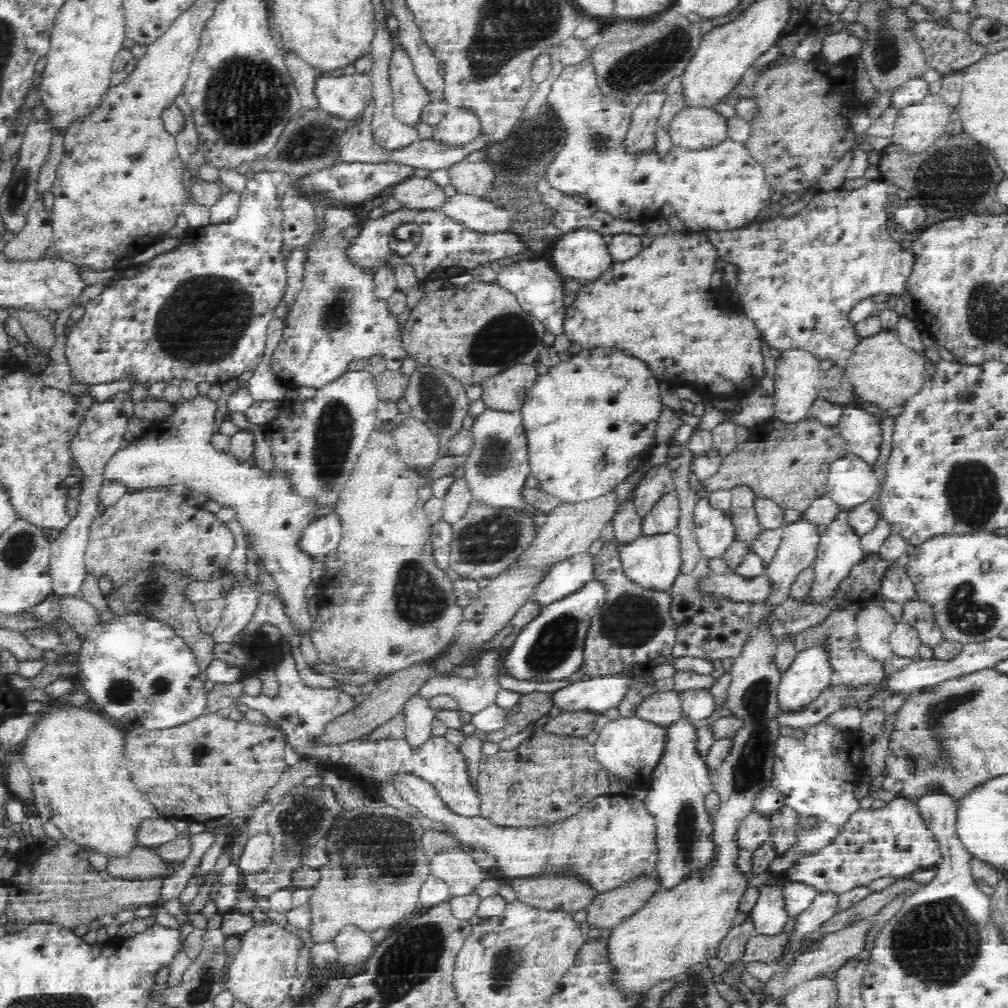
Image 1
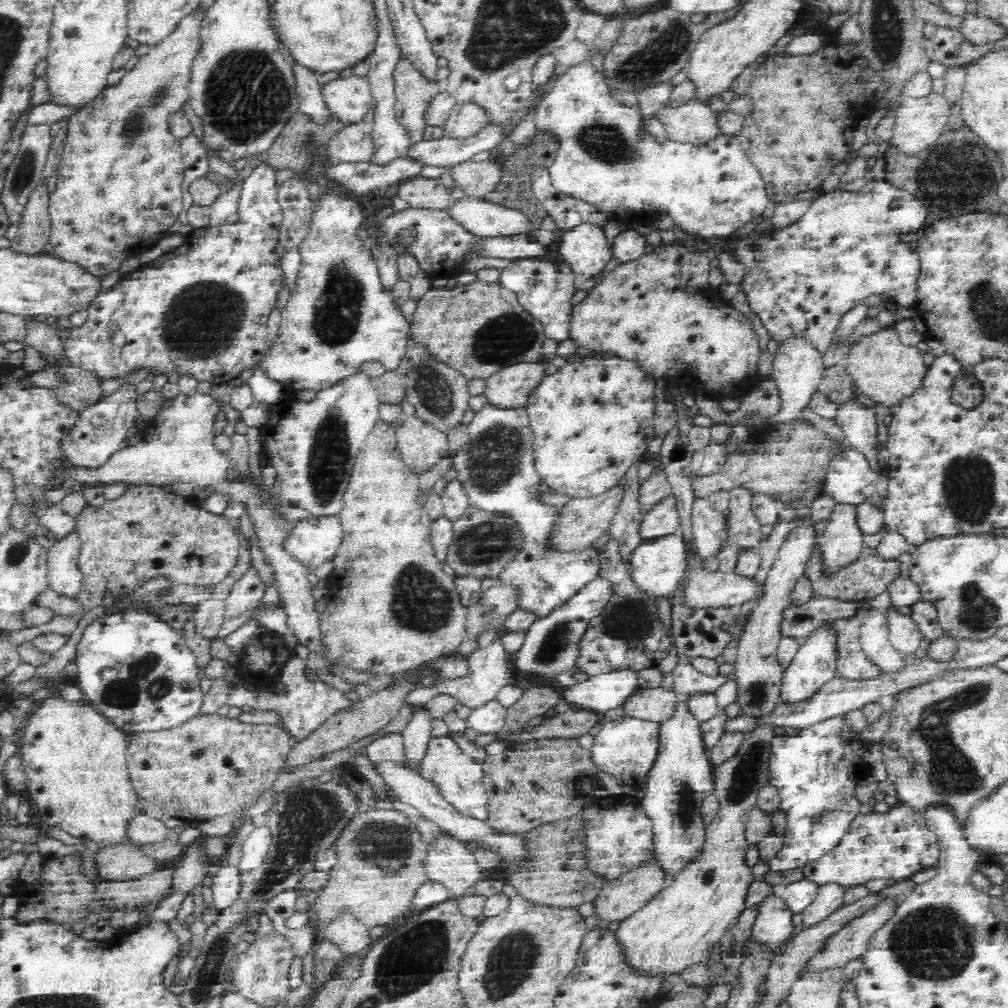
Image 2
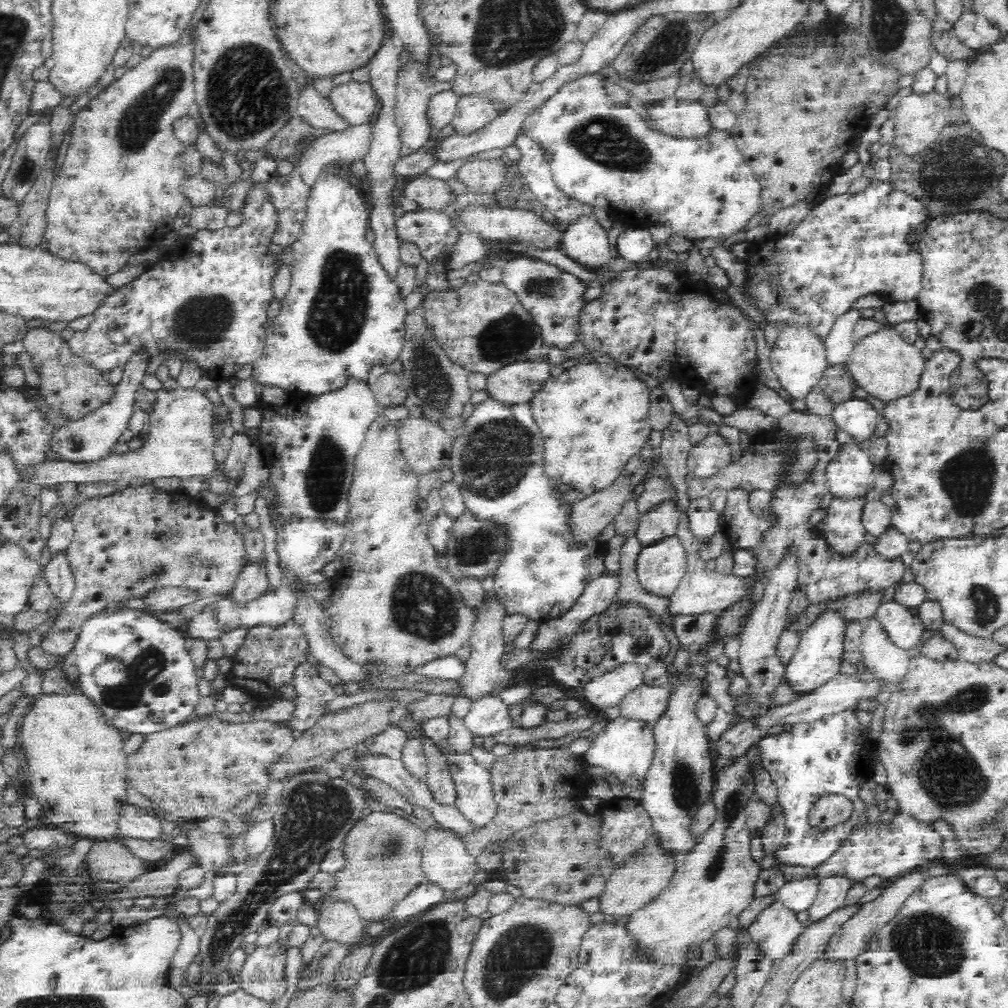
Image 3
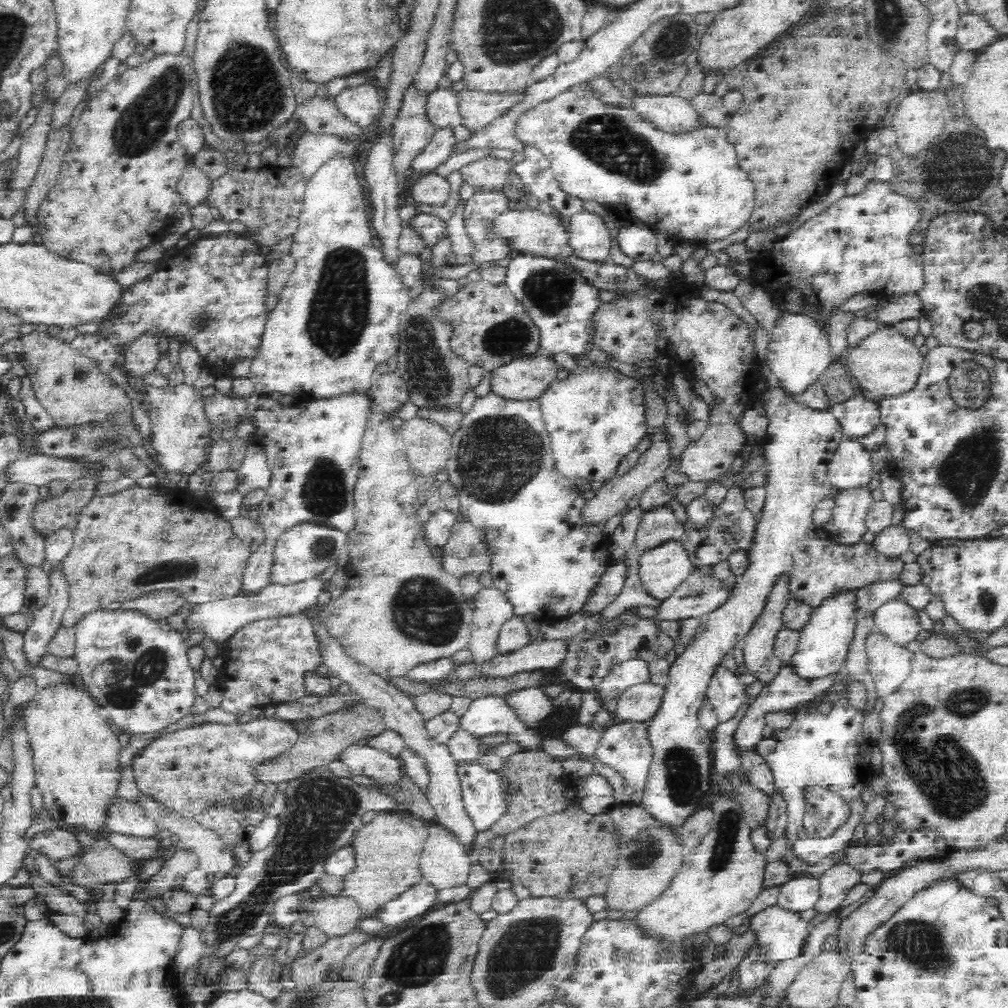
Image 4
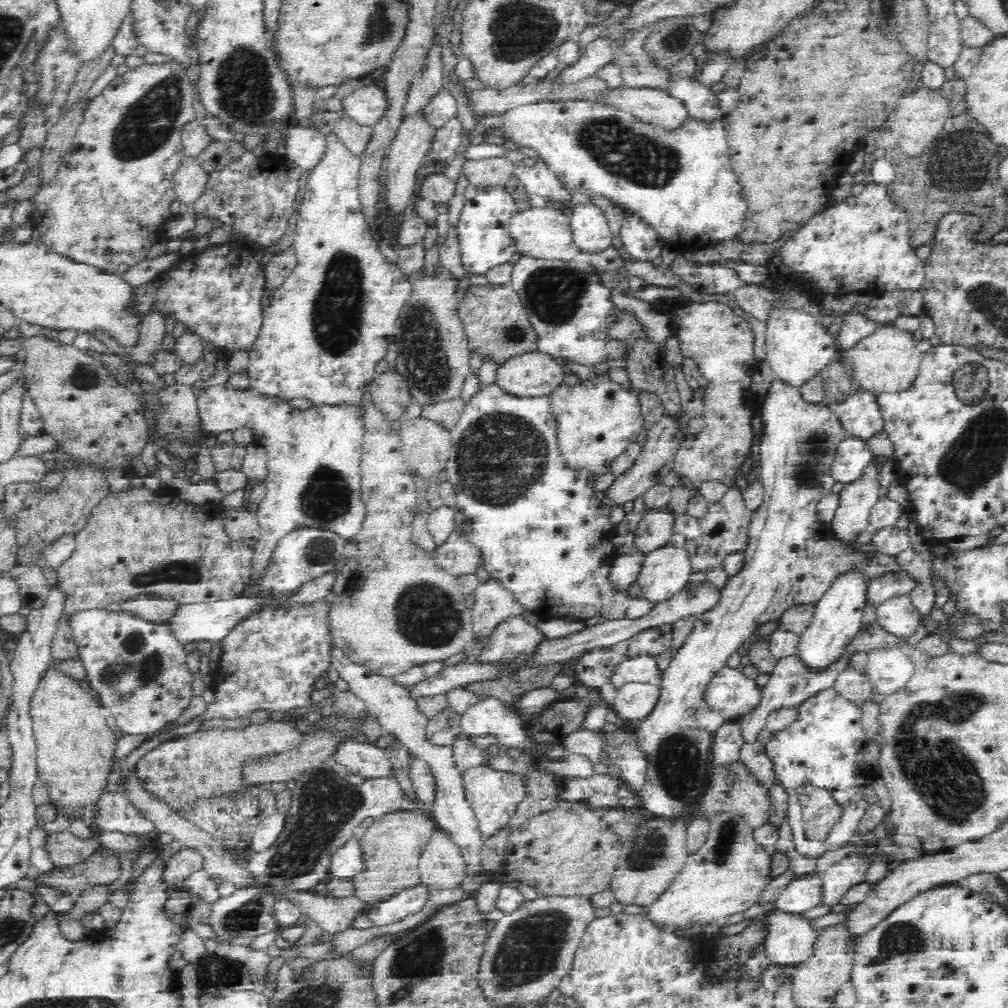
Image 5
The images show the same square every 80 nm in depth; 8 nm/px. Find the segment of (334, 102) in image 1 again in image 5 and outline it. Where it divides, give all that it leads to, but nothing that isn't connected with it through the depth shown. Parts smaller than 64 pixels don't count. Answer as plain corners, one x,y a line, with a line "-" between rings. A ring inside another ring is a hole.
375,85
356,89
342,100
342,109
360,126
376,126
388,110
386,89

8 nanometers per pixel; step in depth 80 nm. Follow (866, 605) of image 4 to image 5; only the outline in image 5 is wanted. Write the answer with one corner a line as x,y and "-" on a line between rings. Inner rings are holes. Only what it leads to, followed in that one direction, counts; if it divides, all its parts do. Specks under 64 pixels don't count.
898,569
875,577
868,582
868,606
877,608
884,600
910,595
918,582
906,570

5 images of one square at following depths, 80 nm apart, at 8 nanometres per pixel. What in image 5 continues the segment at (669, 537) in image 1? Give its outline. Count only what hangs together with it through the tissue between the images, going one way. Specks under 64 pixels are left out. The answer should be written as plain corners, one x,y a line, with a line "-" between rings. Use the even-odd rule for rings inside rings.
669,543
646,553
637,585
643,597
655,605
670,600
683,590
692,573
686,550

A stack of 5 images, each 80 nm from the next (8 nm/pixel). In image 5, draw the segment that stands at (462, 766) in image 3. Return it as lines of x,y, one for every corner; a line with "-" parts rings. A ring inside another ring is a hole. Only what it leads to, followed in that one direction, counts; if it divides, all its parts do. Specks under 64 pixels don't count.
483,764
463,774
463,788
466,799
476,813
483,841
486,841
496,835
499,829
509,826
510,820
514,818
518,810
518,804
528,798
529,786
527,786
527,778
524,775
492,770

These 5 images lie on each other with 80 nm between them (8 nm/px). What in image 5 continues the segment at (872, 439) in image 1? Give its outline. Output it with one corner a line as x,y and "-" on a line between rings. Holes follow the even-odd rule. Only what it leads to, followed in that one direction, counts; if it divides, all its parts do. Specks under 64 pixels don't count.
860,390
849,394
833,411
842,423
848,436
870,440
884,430
884,419
877,403
877,395

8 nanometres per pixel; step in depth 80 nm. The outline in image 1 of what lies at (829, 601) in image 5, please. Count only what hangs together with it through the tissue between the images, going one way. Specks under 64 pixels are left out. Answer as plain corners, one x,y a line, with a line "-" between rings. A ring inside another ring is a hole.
812,643
796,653
792,664
781,674
778,686
779,709
802,710
830,685
832,665
826,643

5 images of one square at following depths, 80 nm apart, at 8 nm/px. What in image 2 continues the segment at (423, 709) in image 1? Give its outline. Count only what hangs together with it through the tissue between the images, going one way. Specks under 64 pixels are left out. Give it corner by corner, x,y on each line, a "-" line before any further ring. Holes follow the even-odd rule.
424,712
417,713
403,731
405,768
418,773
423,768
430,737
432,719

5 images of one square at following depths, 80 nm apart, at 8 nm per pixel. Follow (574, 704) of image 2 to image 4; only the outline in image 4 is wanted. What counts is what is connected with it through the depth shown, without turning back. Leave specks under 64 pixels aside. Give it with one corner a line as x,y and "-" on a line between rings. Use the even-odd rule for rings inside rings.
644,659
625,660
614,668
595,687
602,701
617,699
629,686
650,683
650,663

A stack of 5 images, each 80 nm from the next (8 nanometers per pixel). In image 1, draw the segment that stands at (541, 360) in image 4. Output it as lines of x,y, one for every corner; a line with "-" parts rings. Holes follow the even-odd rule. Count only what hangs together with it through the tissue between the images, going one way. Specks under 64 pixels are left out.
516,364
481,382
482,400
488,408
504,412
520,411
538,377
535,365

